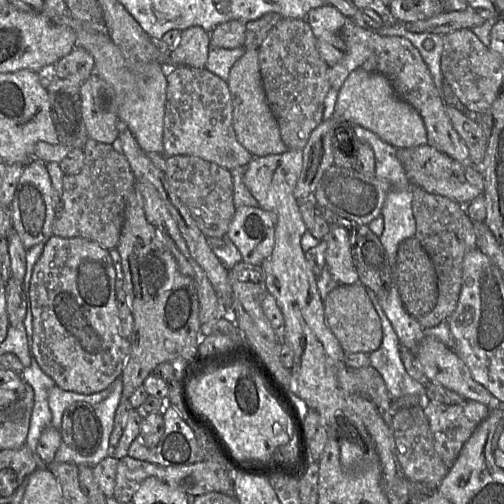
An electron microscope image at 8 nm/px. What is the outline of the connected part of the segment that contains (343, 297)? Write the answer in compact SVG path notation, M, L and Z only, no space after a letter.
M360 281L338 285L323 300L323 305L326 323L344 352L369 355L381 346L383 339L381 321L367 287Z

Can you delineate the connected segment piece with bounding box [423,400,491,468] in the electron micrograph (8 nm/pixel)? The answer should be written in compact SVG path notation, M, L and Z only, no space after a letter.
M430 400L423 404L424 413L434 439L434 448L450 468L466 441L489 415L490 407L471 400L446 405Z

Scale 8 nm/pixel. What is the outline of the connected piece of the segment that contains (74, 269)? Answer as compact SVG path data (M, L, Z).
M51 236L35 263L28 294L33 319L31 355L55 385L65 391L94 394L121 377L130 352L130 341L121 335L118 326L115 279L109 251L84 238Z

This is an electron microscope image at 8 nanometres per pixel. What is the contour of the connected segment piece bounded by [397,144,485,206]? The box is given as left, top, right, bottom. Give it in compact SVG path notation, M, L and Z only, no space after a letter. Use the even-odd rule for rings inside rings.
M428 144L398 148L397 154L409 181L414 186L419 186L431 194L445 196L467 206L484 193L485 184L481 169L465 165Z

